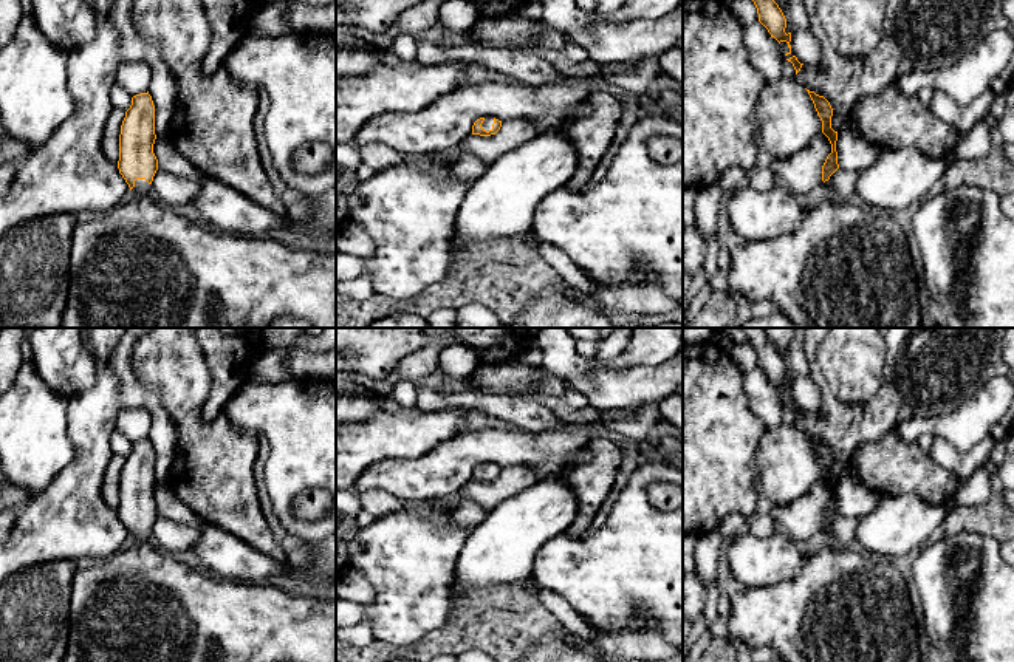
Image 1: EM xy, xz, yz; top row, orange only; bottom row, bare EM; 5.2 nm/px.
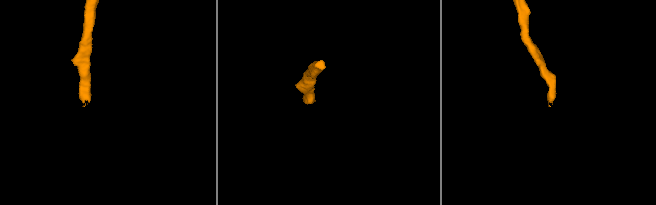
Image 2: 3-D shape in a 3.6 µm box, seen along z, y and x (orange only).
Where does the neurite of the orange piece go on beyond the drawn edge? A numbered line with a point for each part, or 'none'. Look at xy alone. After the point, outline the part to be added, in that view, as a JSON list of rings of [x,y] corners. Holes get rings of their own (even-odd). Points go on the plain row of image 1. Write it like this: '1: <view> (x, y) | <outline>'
1: xy (140, 605) | [[[136,526],[122,551],[76,571],[71,583],[71,630],[63,662],[336,662],[336,600],[294,597],[268,582],[237,582],[195,571],[161,551],[146,526]]]

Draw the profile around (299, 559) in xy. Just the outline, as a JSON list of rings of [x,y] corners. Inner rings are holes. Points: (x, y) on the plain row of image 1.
[[[302,544],[286,552],[288,565],[297,571],[310,571],[313,552],[308,544]]]

